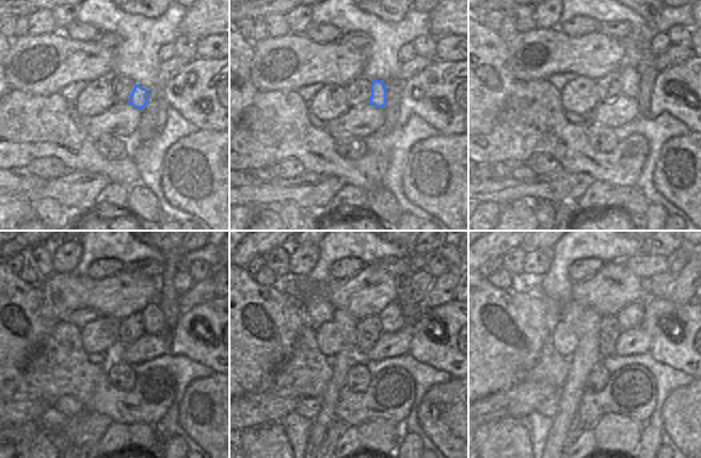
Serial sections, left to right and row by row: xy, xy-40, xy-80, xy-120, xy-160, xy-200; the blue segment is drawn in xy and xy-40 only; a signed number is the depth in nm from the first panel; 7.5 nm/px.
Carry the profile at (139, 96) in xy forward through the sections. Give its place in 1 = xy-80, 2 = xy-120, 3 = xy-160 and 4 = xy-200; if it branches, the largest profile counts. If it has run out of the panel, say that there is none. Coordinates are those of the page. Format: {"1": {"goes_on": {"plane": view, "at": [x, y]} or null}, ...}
{"1": {"goes_on": {"plane": "xy-80", "at": [630, 77]}}, "2": {"goes_on": {"plane": "xy-120", "at": [153, 316]}}, "3": {"goes_on": {"plane": "xy-160", "at": [392, 319]}}, "4": {"goes_on": {"plane": "xy-200", "at": [631, 316]}}}

